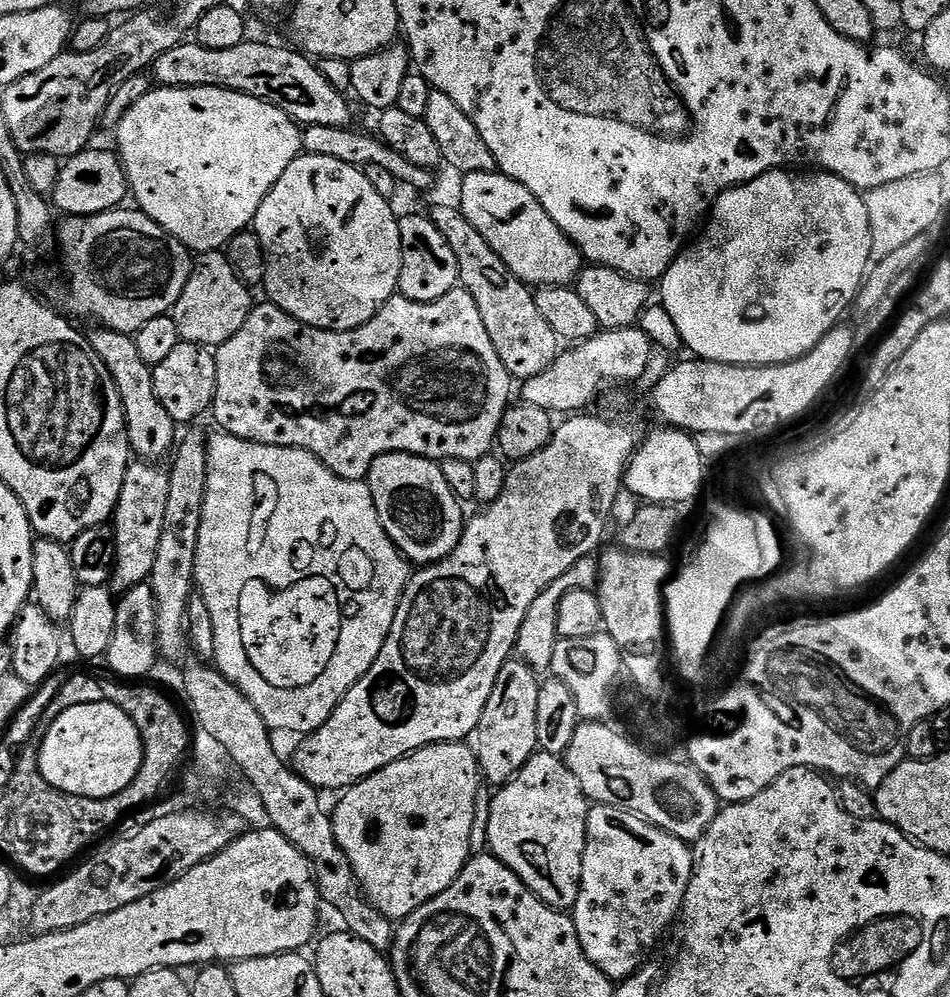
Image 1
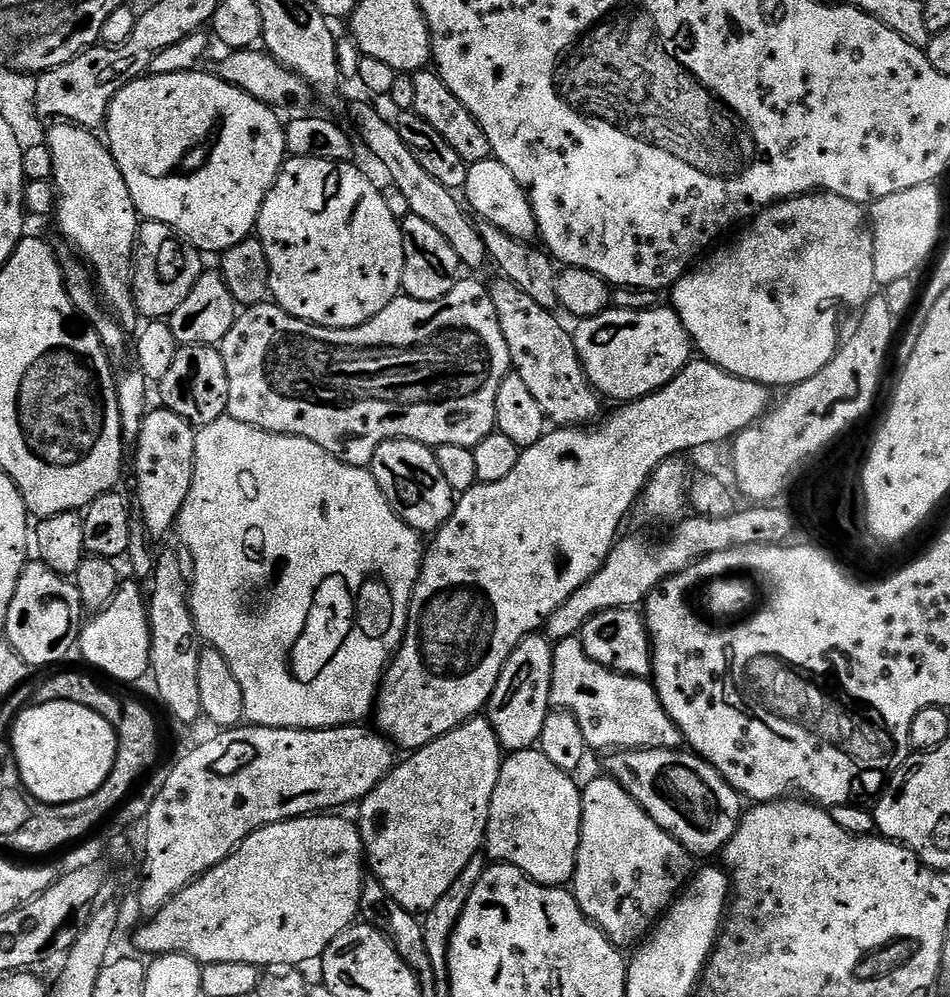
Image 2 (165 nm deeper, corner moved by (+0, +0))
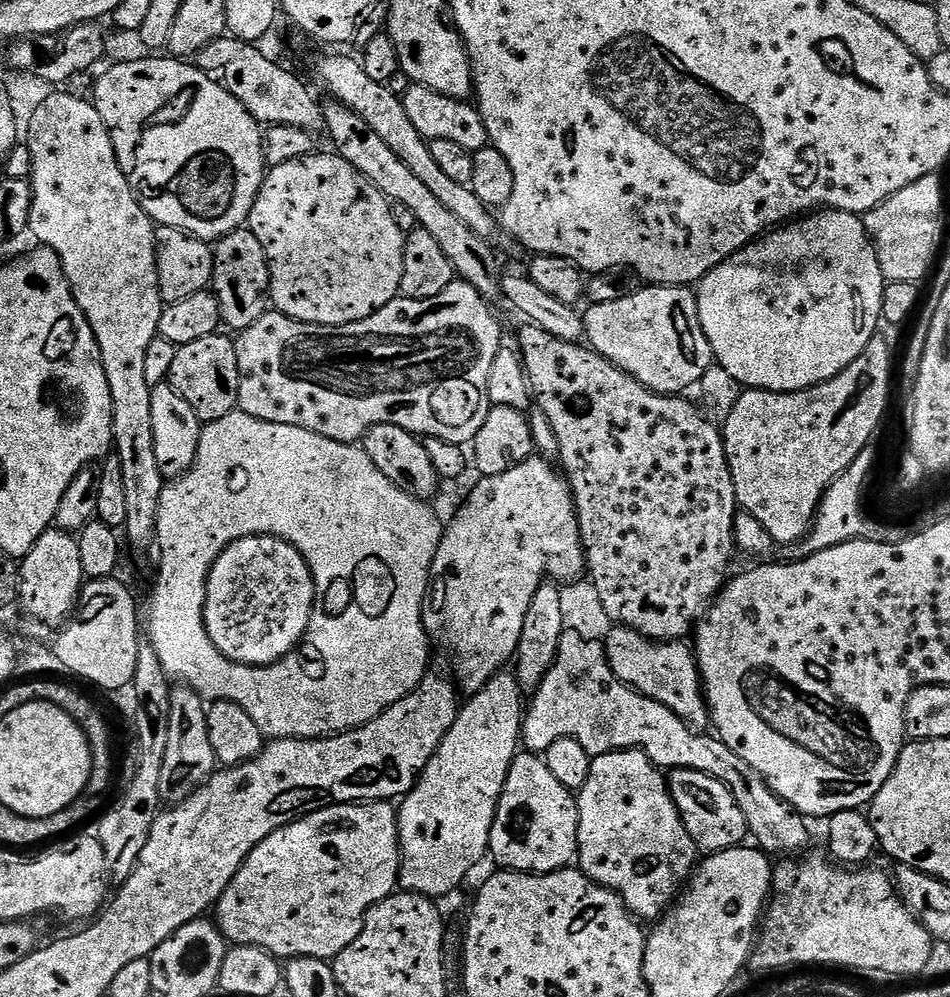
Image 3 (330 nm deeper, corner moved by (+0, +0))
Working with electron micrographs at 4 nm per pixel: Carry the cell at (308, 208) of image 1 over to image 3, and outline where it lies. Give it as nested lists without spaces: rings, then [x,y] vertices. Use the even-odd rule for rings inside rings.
[[[313,154],[271,169],[264,177],[246,227],[266,250],[272,283],[270,300],[275,311],[305,326],[344,330],[383,312],[400,296],[406,233],[398,230],[389,200],[341,156]]]

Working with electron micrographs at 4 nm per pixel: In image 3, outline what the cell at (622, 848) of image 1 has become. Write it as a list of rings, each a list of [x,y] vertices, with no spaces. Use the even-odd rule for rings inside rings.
[[[638,748],[607,752],[592,757],[590,776],[576,801],[578,806],[578,867],[595,884],[617,892],[629,912],[641,921],[659,921],[680,896],[682,885],[692,876],[698,864],[698,849],[686,830],[668,792],[665,773]]]

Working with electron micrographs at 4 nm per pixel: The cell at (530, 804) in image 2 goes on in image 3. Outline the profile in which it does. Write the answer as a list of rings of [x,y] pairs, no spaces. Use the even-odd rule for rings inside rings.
[[[527,750],[512,759],[504,792],[496,807],[488,852],[501,869],[510,872],[557,872],[578,856],[577,797],[554,774],[539,755]]]

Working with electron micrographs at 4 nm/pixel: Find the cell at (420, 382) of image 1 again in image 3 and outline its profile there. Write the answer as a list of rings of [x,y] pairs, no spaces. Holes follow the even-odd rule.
[[[454,282],[450,286],[446,286],[446,290],[442,290],[442,294],[429,300],[397,299],[389,304],[383,312],[378,312],[367,322],[361,323],[358,330],[349,331],[347,334],[321,334],[319,331],[301,324],[299,320],[292,320],[289,316],[283,316],[281,312],[270,310],[254,326],[239,333],[234,340],[238,354],[238,374],[240,375],[239,411],[250,414],[250,418],[258,418],[262,422],[274,422],[282,426],[298,426],[302,430],[322,434],[322,438],[330,438],[334,442],[343,444],[356,444],[363,441],[365,435],[374,426],[393,424],[402,426],[402,430],[412,433],[417,438],[433,436],[461,446],[467,445],[474,440],[482,429],[483,423],[486,422],[490,409],[486,381],[490,378],[490,366],[494,366],[494,358],[502,346],[500,324],[496,321],[495,314],[488,308],[491,308],[489,301],[480,296],[472,286],[463,282]]]

